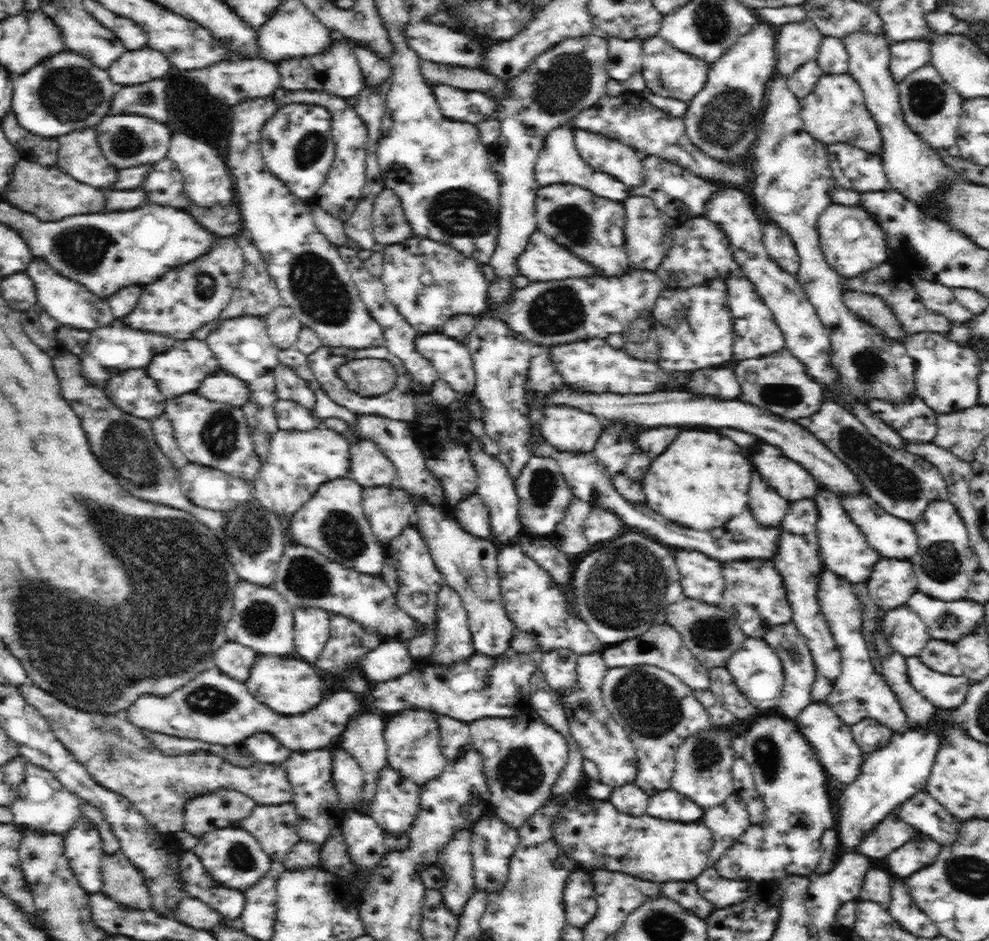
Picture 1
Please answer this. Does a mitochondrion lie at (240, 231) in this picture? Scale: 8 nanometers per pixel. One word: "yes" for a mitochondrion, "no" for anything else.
no

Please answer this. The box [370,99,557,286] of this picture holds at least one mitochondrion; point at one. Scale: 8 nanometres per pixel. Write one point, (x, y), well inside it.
(460, 211)

